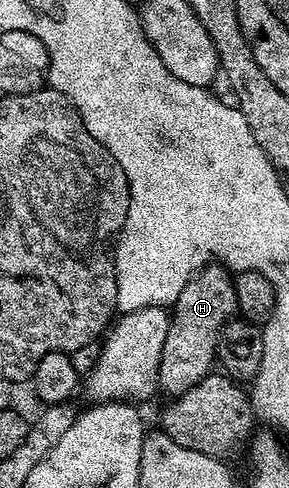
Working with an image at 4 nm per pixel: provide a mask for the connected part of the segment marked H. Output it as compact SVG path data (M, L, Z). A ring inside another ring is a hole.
M221 263L206 265L180 291L170 313L168 339L164 339L162 362L158 372L158 388L173 399L188 387L200 383L216 365L218 341L222 328L235 316L238 309L238 291L231 270Z

